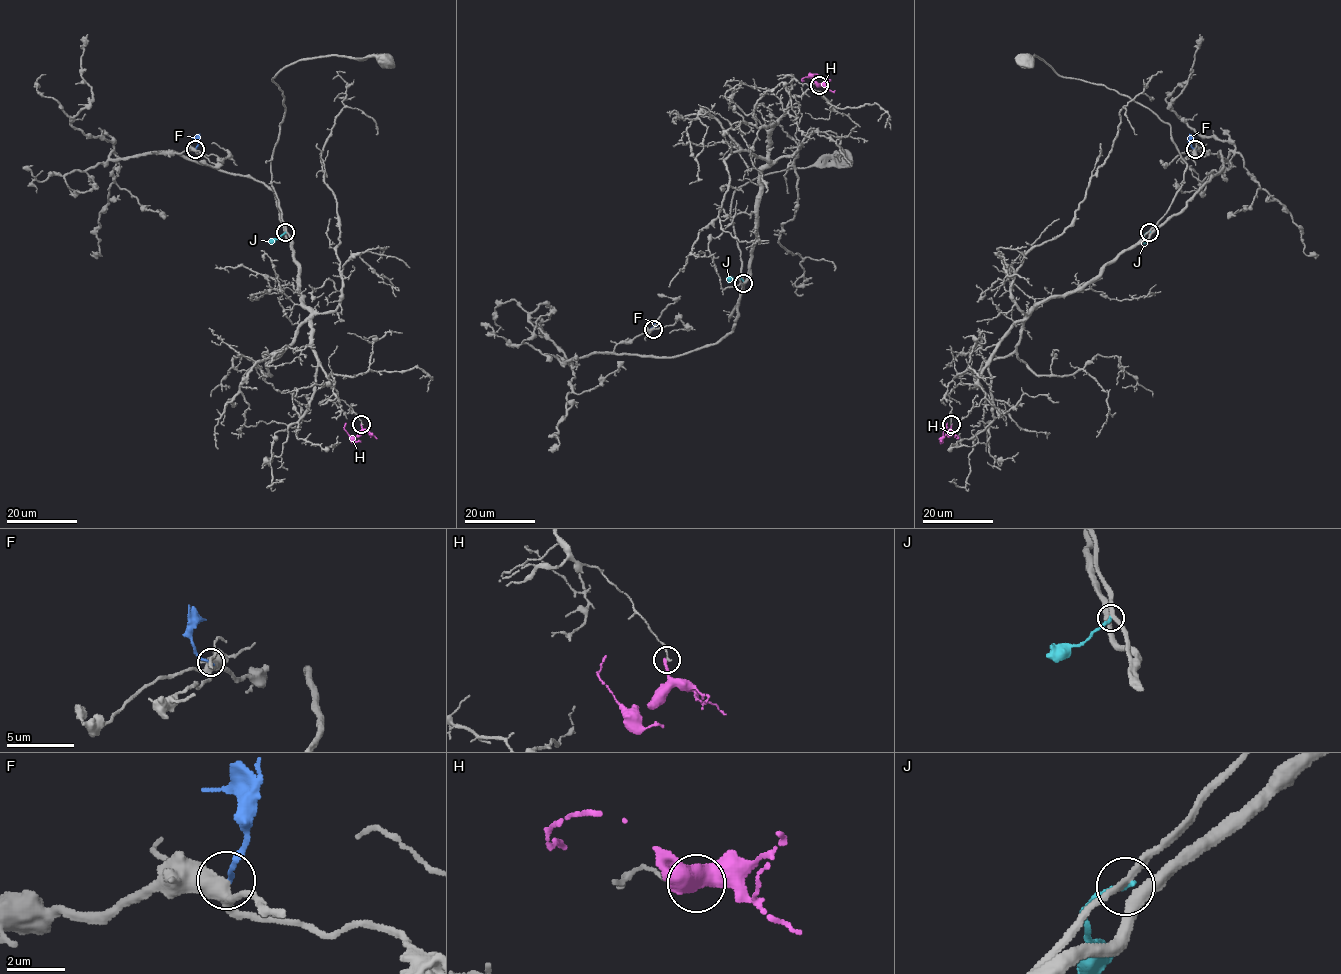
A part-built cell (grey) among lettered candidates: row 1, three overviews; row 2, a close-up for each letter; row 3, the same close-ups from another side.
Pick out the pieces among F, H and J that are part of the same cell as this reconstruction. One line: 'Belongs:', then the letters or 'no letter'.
Belongs: no letter

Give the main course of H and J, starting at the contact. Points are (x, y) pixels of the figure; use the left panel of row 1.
H: (361, 424), (361, 431), (352, 437), (344, 428), (345, 423)
J: (286, 232), (269, 242)

